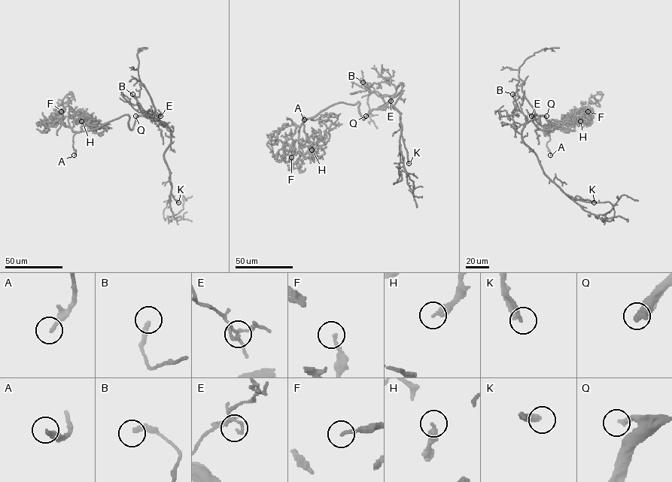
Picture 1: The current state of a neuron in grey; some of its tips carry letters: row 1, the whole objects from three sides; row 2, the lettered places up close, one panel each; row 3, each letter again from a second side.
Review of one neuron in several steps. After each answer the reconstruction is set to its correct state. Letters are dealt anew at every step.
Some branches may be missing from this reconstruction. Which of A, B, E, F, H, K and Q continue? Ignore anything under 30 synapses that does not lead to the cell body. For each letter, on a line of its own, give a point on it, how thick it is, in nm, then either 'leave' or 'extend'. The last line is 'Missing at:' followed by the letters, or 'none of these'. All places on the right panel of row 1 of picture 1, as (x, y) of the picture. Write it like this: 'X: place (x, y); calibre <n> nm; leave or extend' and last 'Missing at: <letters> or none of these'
A: place (550, 155); calibre 240 nm; extend
B: place (512, 94); calibre 280 nm; leave
E: place (531, 116); calibre 150 nm; leave
F: place (588, 111); calibre 180 nm; leave
H: place (580, 121); calibre 400 nm; leave
K: place (594, 202); calibre 340 nm; extend
Q: place (546, 116); calibre 260 nm; extend
Missing at: A, K, Q

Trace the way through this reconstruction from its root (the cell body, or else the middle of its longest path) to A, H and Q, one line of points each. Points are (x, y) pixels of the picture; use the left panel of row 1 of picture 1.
A: (146, 116), (138, 116), (132, 129), (129, 116), (125, 114), (94, 128), (77, 131), (73, 137), (74, 155)
H: (146, 116), (138, 116), (132, 129), (125, 114), (94, 128), (74, 131), (68, 112), (80, 109), (81, 121)
Q: (146, 116), (135, 116)

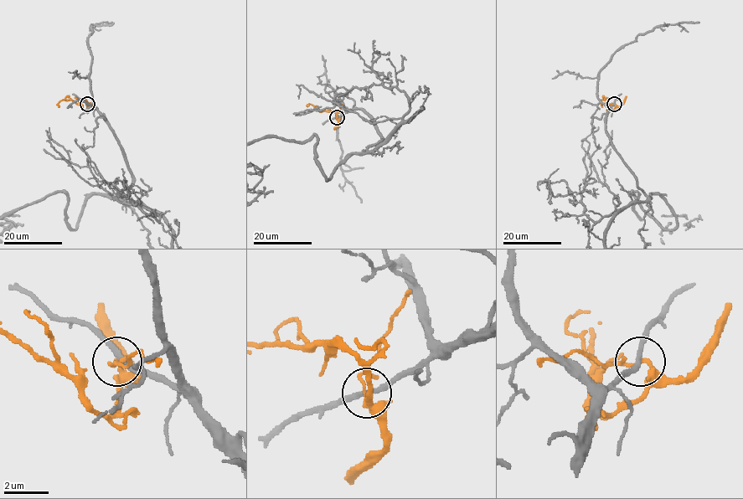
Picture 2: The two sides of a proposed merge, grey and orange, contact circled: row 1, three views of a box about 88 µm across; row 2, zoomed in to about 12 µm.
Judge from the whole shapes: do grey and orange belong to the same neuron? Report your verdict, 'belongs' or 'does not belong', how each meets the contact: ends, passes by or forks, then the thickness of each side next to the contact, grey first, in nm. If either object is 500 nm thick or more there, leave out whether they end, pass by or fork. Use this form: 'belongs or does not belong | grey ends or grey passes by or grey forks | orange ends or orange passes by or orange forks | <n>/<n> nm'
does not belong | grey passes by | orange passes by | 240/150 nm

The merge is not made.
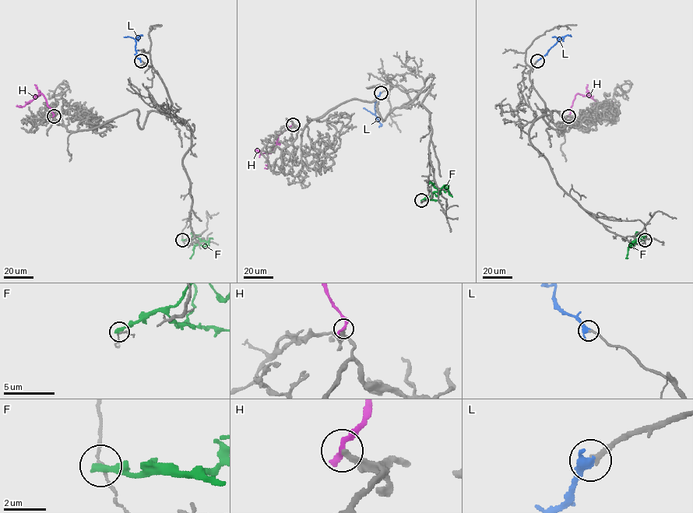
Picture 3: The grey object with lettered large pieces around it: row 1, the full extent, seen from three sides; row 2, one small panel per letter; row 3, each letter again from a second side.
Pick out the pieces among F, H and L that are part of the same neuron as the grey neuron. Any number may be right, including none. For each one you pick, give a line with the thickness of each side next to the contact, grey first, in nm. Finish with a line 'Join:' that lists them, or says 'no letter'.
L: calibres 220 and 480 nm
Join: L

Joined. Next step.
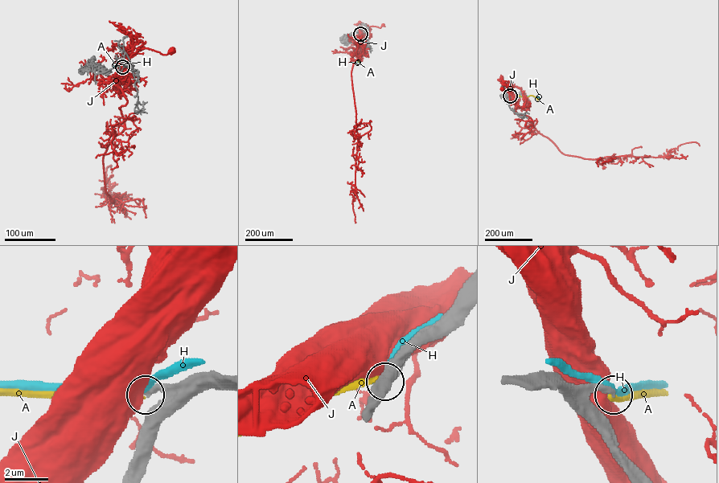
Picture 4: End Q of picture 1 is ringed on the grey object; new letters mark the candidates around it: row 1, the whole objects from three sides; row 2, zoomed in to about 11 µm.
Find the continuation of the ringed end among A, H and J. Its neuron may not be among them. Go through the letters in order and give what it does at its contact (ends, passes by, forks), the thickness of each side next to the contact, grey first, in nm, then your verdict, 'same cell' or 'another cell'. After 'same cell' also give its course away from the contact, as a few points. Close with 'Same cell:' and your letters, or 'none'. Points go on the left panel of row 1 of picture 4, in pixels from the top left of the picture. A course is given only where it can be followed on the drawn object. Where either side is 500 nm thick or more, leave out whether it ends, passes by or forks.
A: it ends | 280/280 nm | same cell
H: it passes by | 380/320 nm | another cell
J: 320/700 nm | another cell
Same cell: A

